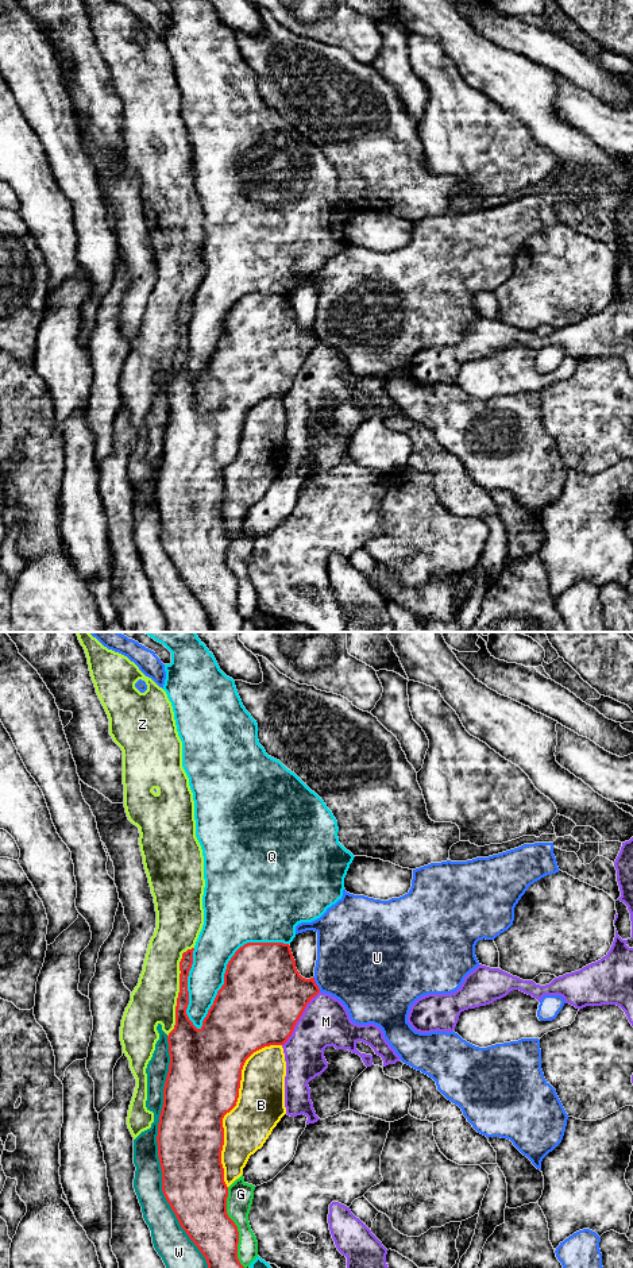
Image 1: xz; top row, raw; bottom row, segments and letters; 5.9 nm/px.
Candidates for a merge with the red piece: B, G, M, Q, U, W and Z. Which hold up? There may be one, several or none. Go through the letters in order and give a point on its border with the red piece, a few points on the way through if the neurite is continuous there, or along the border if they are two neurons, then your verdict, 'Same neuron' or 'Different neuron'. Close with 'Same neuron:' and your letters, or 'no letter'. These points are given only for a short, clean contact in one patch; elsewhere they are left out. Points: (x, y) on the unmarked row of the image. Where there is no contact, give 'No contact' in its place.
B: Touches red at xz (234, 458). Different neuron
G: Touches red at xz (236, 579). Different neuron
M: Touches red at xz (298, 370). Different neuron
Q: Touches red at xz (227, 319). Different neuron
U: Touches red at xz (316, 336). Boundary: xz (313, 328), (320, 343). Different neuron
W: Touches red at xz (158, 508). Different neuron
Z: Touches red at xz (180, 342). Different neuron
Same neuron: no letter

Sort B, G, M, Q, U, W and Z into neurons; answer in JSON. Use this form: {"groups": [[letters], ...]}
{"groups": [["B"], ["G"], ["M"], ["Q"], ["U"], ["W"], ["Z"]]}

